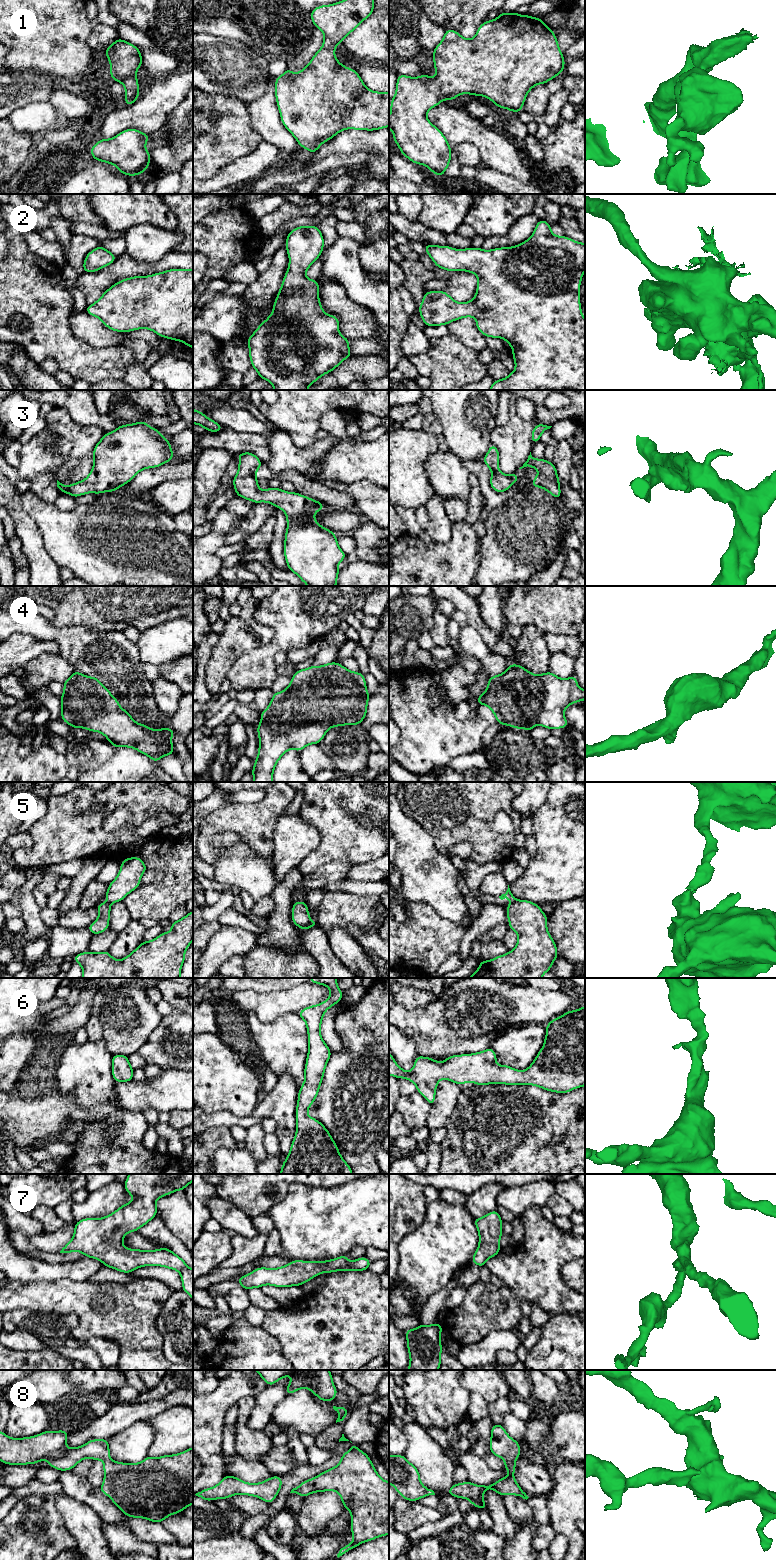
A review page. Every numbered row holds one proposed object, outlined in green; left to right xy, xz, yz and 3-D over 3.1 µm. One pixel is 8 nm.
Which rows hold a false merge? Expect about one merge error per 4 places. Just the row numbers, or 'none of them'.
5

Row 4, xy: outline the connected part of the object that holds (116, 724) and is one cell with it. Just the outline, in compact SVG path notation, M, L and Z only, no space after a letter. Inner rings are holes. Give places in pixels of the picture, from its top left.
M74 671L63 683L64 692L61 699L61 719L72 728L84 728L91 732L100 732L116 747L129 747L147 755L154 762L163 756L173 755L174 747L171 739L174 735L172 728L153 730L145 724L137 723L131 715L120 707L119 701L99 681Z

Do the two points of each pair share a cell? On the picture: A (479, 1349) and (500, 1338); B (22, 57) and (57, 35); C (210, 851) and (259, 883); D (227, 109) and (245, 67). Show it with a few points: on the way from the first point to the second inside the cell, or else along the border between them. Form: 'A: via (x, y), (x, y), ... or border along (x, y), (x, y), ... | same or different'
A: via (484, 1349), (495, 1341) | same
B: via (31, 48), (44, 35), (48, 35) | same
C: border along (223, 832), (212, 841), (217, 859), (211, 864) | different
D: border along (209, 93), (234, 96), (239, 98), (245, 105) | different

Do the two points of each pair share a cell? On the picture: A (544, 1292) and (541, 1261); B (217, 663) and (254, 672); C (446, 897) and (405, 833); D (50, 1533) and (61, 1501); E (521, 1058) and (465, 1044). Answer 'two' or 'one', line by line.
A: one
B: two
C: one
D: two
E: two

